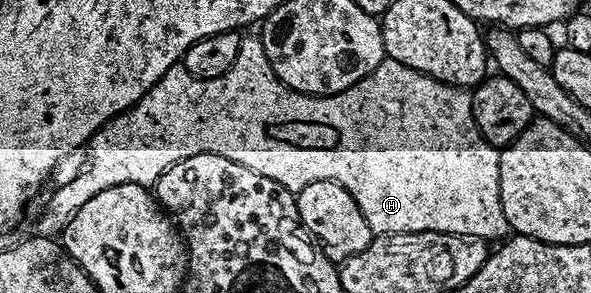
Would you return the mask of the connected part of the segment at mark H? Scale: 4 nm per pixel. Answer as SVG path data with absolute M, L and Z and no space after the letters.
M249 36L243 37L242 47L236 56L236 64L224 76L215 78L193 78L186 67L179 64L168 68L168 72L163 76L150 91L140 99L139 102L130 110L125 110L118 114L112 121L106 123L101 130L94 133L94 137L88 143L88 165L83 169L82 175L68 185L59 187L54 193L46 208L46 212L41 216L36 224L35 233L39 237L57 237L65 230L70 223L72 216L75 215L81 207L92 200L92 196L99 195L113 186L123 186L124 184L140 184L147 188L153 187L158 181L158 177L172 164L180 160L188 160L188 156L197 154L215 154L224 156L236 164L244 164L244 168L252 168L260 176L268 176L268 180L276 180L284 188L292 191L303 190L308 184L328 180L329 182L338 182L356 200L360 212L364 212L364 220L368 220L371 235L380 234L415 234L416 232L444 232L445 234L467 234L473 238L485 238L487 240L502 240L507 237L502 230L502 221L505 220L504 208L500 200L500 164L498 163L499 151L491 142L486 142L482 138L482 133L478 130L478 125L472 112L471 91L461 86L449 86L447 82L437 82L434 78L429 78L419 70L408 68L400 64L395 58L383 58L378 67L372 71L366 78L360 79L354 86L349 86L344 92L339 94L327 94L325 96L315 96L313 94L297 94L290 90L272 72L272 64L268 60L268 52L264 52L264 44L261 37Z

